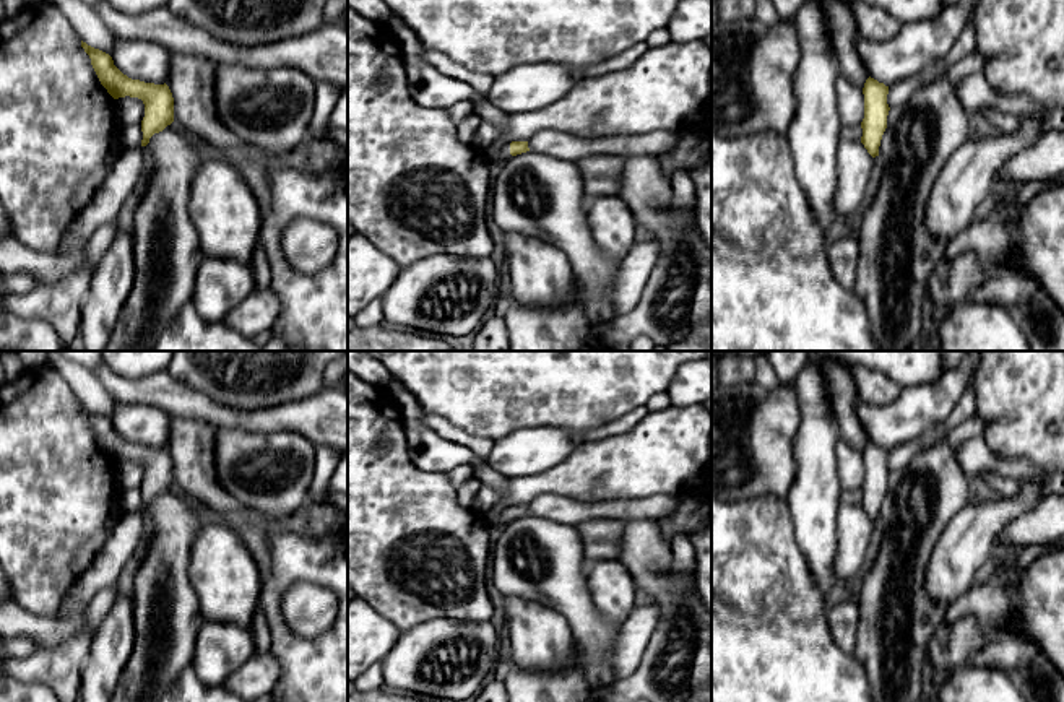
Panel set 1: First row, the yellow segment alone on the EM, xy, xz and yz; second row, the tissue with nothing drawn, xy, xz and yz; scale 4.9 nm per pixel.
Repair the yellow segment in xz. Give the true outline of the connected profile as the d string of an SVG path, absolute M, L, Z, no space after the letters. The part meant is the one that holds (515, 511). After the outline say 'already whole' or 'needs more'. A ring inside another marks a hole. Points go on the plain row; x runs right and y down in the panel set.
M512 505L512 507L504 507L499 514L499 517L495 518L495 523L499 526L504 526L507 523L510 523L512 520L521 518L530 515L528 512L528 505Z; needs more

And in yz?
M869 440L864 447L863 458L864 483L861 486L861 507L867 517L876 522L879 520L879 510L887 492L887 479L890 474L887 468L889 450Z; already whole

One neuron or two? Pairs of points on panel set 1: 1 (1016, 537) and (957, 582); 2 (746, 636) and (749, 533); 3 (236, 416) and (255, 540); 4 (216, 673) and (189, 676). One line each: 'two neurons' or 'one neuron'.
1: two neurons
2: one neuron
3: two neurons
4: two neurons

